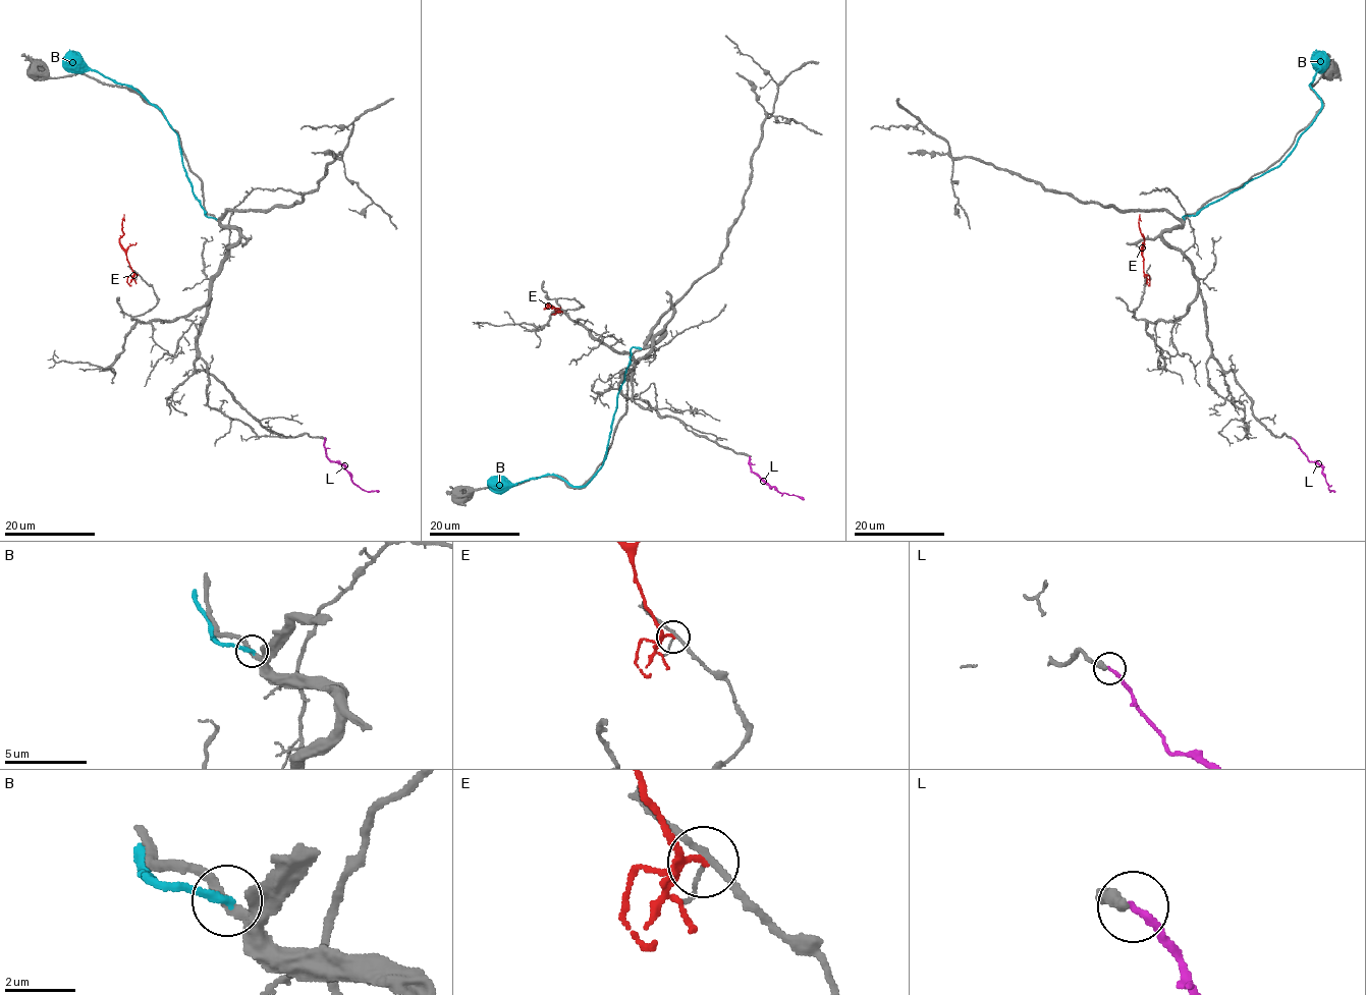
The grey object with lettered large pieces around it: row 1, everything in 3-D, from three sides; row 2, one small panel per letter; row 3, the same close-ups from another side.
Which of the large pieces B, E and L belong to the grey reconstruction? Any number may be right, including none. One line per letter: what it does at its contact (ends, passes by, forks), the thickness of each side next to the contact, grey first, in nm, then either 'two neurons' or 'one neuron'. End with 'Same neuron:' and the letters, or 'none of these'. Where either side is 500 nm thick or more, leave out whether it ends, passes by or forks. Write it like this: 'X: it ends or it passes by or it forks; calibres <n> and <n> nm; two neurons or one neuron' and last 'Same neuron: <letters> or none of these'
B: it ends; calibres 280 and 280 nm; two neurons
E: it forks; calibres 150 and 130 nm; two neurons
L: it ends; calibres 360 and 240 nm; two neurons
Same neuron: none of these

